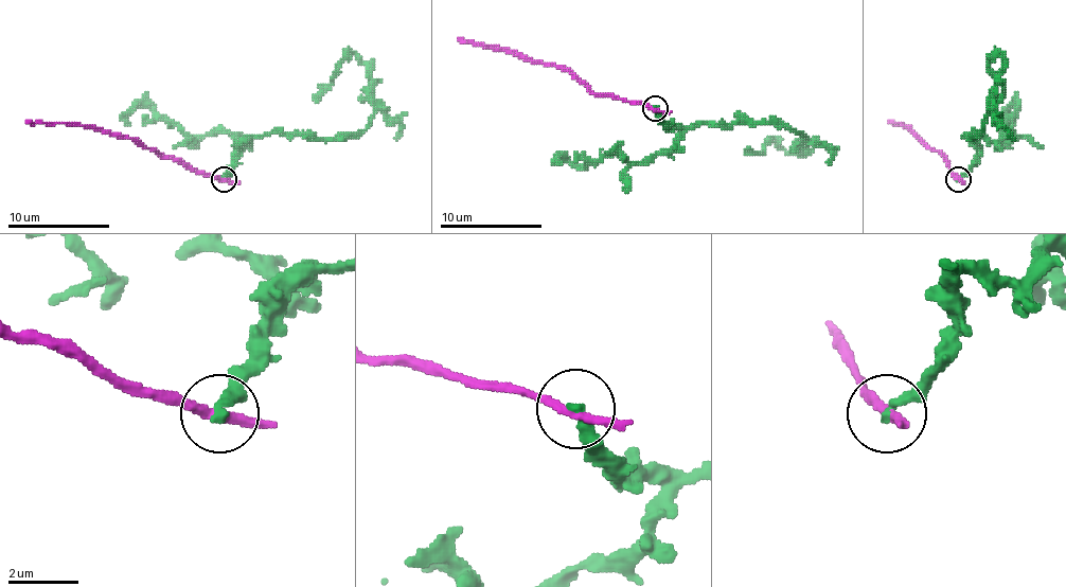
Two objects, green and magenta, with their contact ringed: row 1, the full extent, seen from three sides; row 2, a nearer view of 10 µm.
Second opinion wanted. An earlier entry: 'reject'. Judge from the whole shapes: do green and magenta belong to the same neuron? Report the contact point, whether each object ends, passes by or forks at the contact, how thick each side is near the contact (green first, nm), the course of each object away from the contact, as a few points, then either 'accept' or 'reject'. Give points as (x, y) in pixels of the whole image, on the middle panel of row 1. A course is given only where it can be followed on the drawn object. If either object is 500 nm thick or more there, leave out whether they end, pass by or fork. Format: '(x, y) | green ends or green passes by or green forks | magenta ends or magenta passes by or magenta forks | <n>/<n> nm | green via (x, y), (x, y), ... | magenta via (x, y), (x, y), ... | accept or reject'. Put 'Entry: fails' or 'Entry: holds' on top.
Entry: holds
(655, 108) | green ends | magenta passes by | 300/240 nm | green via (656, 109), (669, 126), (780, 121), (805, 139), (803, 146), (791, 155), (773, 139), (762, 152), (747, 146) | magenta via (656, 109), (623, 101), (607, 93), (592, 93), (554, 66), (463, 42), (458, 37) | reject

